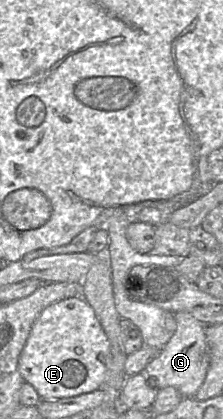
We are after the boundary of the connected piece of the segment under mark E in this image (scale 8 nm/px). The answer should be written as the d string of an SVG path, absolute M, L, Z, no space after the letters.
M82 296L47 306L32 324L18 359L18 370L41 399L73 397L102 386L109 367L110 342L93 308Z

